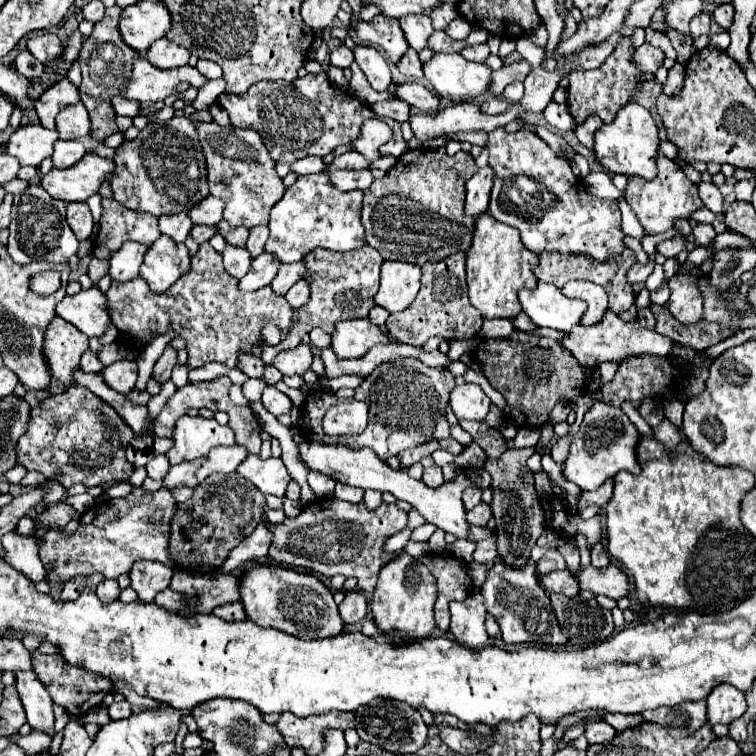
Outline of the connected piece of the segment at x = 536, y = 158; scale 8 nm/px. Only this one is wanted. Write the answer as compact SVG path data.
M503 128L493 130L493 132L489 132L487 148L489 148L487 166L491 166L491 168L493 168L493 174L495 174L495 178L493 178L493 190L491 190L491 202L489 202L489 212L491 212L491 216L493 216L497 222L503 222L503 224L509 224L509 226L517 228L517 230L521 232L521 240L523 240L523 244L525 244L527 250L537 252L537 254L543 252L543 250L547 250L547 252L561 252L561 254L563 254L563 252L567 252L567 254L589 254L589 256L593 256L593 258L599 260L599 262L603 262L603 258L611 258L611 256L621 254L621 250L623 250L623 232L621 232L621 212L619 212L617 202L615 202L615 200L599 200L599 198L591 196L589 192L585 192L583 184L577 182L575 174L571 172L571 164L569 164L567 158L557 156L543 140L539 140L539 138L537 138L533 132L529 132L529 130L519 130L519 132L513 132L513 134L505 132Z

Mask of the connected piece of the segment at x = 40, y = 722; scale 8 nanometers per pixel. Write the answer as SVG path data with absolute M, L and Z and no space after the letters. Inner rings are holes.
M33 670L15 672L15 686L25 706L29 726L41 728L53 736L53 702L47 694L47 688L39 682L37 674Z

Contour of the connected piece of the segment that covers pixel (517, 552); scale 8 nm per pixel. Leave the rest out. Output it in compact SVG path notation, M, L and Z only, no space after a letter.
M535 446L521 448L521 450L507 450L497 460L487 460L483 466L491 474L493 486L495 486L491 510L497 522L497 554L509 568L527 566L529 552L545 530L543 508L539 506L539 494L533 486L533 476L521 474L521 472L529 472L527 458L533 452L535 452Z

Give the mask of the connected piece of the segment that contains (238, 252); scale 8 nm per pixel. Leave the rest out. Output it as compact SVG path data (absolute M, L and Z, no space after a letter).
M227 246L225 252L223 252L223 266L237 280L249 270L249 262L251 262L251 256L249 256L249 252L245 248Z

